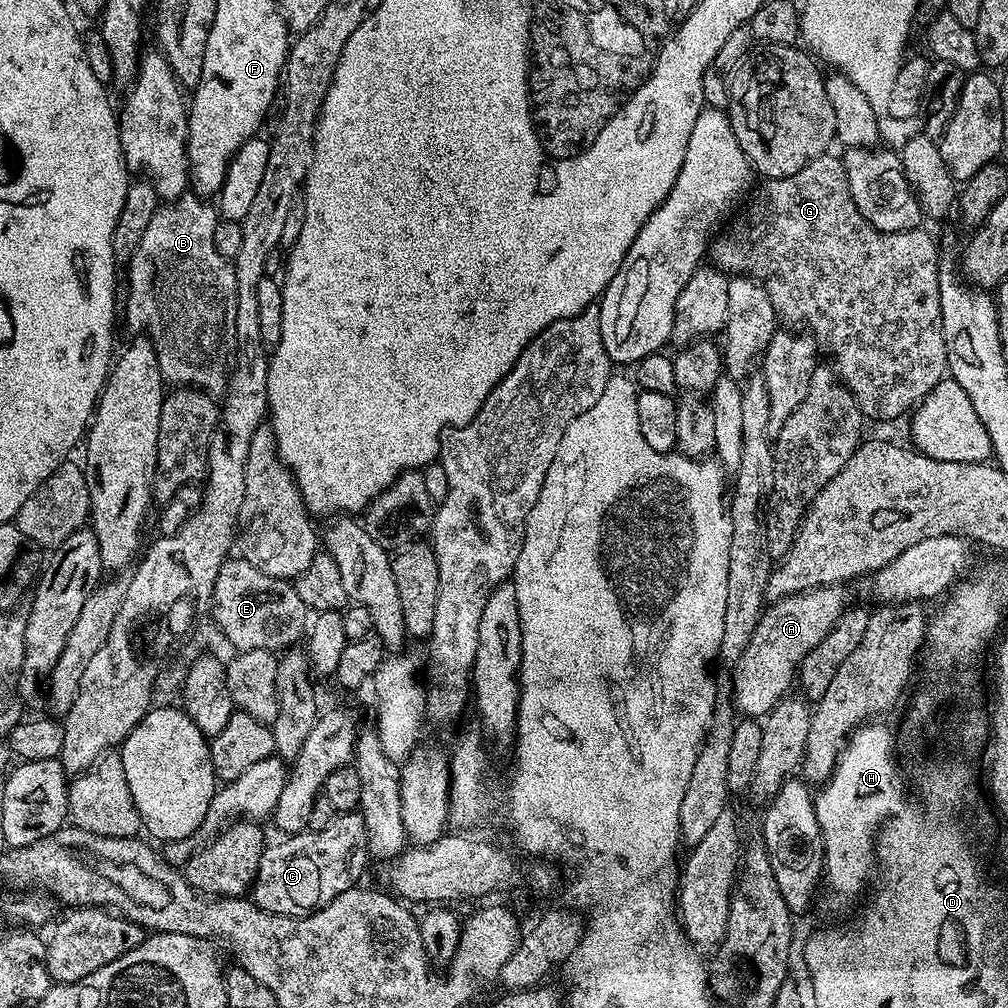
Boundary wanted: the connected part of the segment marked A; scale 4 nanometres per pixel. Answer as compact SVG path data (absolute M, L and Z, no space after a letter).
M829 586L826 588L811 588L805 592L799 592L793 596L781 596L778 600L773 600L765 607L760 615L758 626L751 629L750 646L742 647L742 658L734 660L736 669L732 672L732 693L731 699L735 707L744 711L743 715L748 718L763 718L768 711L779 702L784 695L789 693L791 684L798 676L800 663L826 638L826 634L840 621L841 616L846 611L844 604L844 588L840 586Z

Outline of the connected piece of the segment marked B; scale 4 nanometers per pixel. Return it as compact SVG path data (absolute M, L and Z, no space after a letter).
M186 194L177 200L161 203L160 207L156 209L154 218L150 218L150 226L146 226L146 230L142 230L142 238L138 242L134 254L126 262L126 268L128 268L128 309L125 312L123 309L122 312L123 319L125 316L129 326L136 331L133 333L144 333L147 339L152 341L154 350L158 354L158 366L169 385L199 388L200 391L209 394L223 393L227 389L230 375L230 357L236 351L236 315L238 314L233 261L227 260L222 254L218 254L218 246L214 246L214 230L217 223L217 209L205 197Z

